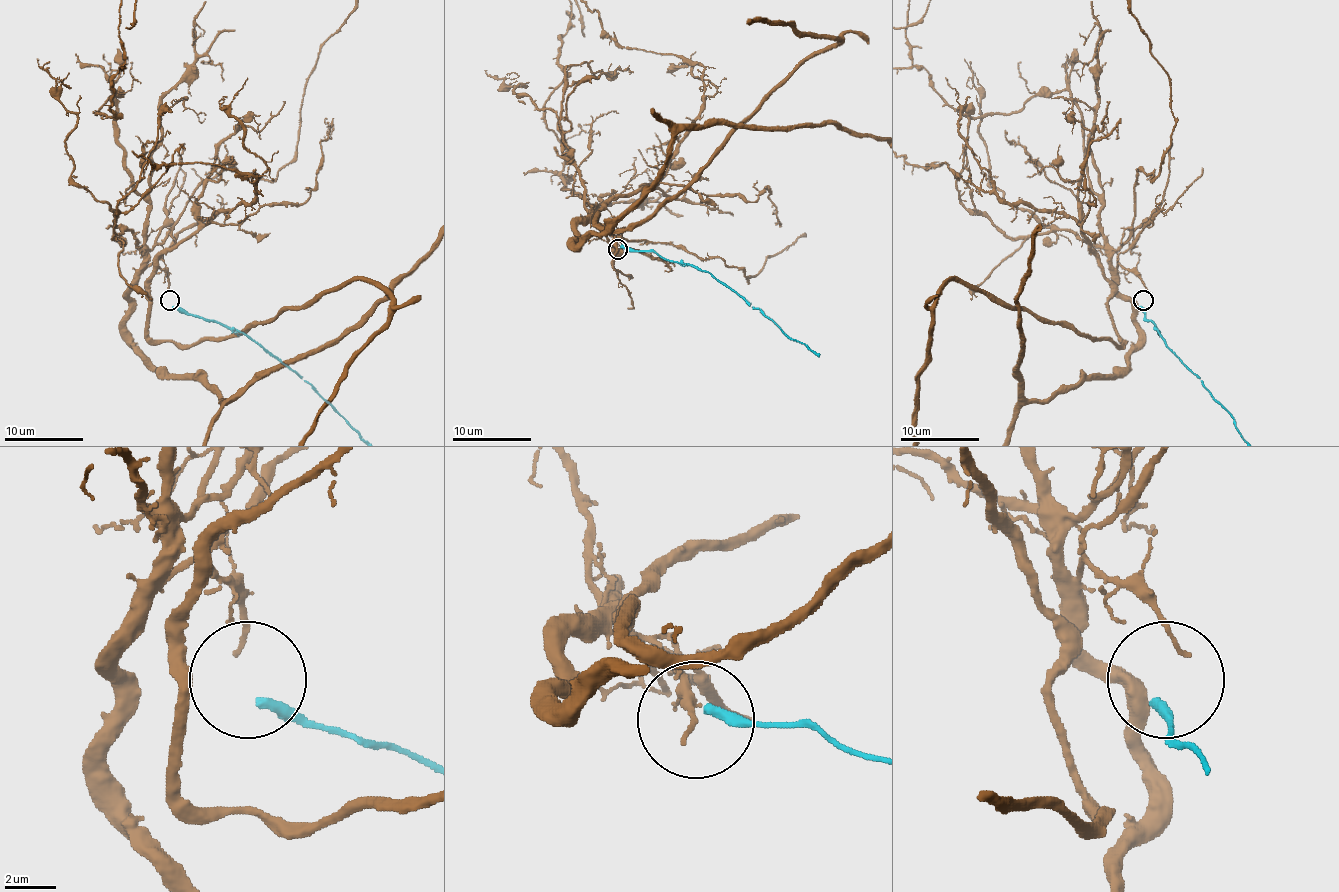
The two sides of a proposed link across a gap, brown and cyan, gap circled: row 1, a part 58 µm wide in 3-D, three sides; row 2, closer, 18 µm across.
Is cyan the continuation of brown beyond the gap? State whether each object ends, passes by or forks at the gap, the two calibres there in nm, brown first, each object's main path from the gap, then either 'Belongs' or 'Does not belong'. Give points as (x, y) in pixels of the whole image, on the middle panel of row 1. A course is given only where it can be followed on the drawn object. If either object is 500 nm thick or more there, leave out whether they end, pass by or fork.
At the ring brown ends. At the ring cyan ends. Thickness 200 nm (brown) against 360 nm. Does not belong

